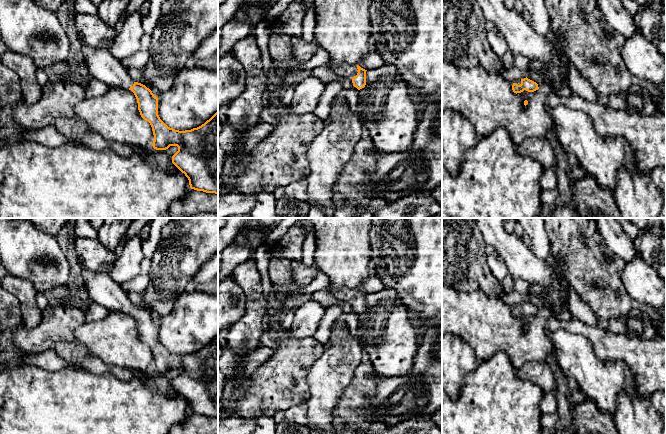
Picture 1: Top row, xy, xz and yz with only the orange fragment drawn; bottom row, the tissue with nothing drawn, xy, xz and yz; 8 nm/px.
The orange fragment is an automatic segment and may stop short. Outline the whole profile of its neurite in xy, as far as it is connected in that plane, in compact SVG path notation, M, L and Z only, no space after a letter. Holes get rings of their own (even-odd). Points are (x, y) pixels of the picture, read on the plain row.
M80 260L78 264L90 301L110 311L122 311L134 317L141 341L152 351L153 372L166 374L177 370L172 387L188 402L190 412L218 418L218 335L204 348L191 354L168 351L158 339L158 322L145 309L132 304L128 294L110 274L87 270Z

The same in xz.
M328 287L328 291L337 300L351 303L353 310L358 314L365 311L367 294L359 289Z

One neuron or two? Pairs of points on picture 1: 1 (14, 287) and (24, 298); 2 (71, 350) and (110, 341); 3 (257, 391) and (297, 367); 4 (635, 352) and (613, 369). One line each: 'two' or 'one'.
1: one
2: two
3: one
4: two

